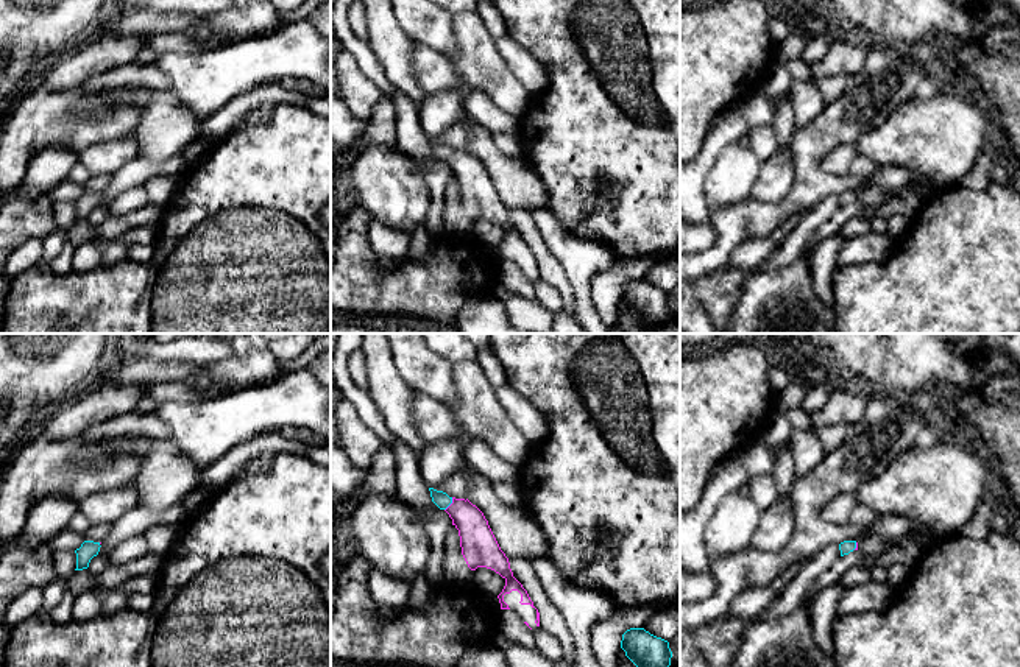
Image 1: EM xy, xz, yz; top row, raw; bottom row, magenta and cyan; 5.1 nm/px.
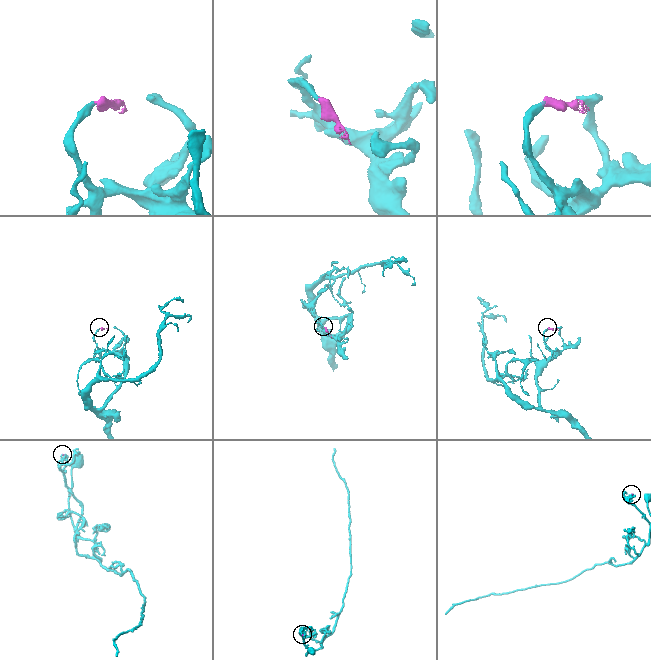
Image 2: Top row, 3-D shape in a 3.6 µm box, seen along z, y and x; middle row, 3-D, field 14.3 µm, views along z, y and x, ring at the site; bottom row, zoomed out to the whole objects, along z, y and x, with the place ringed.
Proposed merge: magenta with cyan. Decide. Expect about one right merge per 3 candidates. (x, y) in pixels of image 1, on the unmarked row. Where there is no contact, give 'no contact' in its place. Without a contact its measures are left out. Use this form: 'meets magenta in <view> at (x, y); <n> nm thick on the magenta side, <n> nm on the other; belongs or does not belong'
meets magenta in xz at (451, 155); 180 nm thick on the magenta side, 80 nm on the other; belongs

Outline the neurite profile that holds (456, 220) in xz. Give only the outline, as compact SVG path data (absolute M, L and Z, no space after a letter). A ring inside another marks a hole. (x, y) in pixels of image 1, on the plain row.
M455 176L451 178L446 189L443 223L448 235L460 237L474 234L474 223L468 218L462 206L460 187Z

